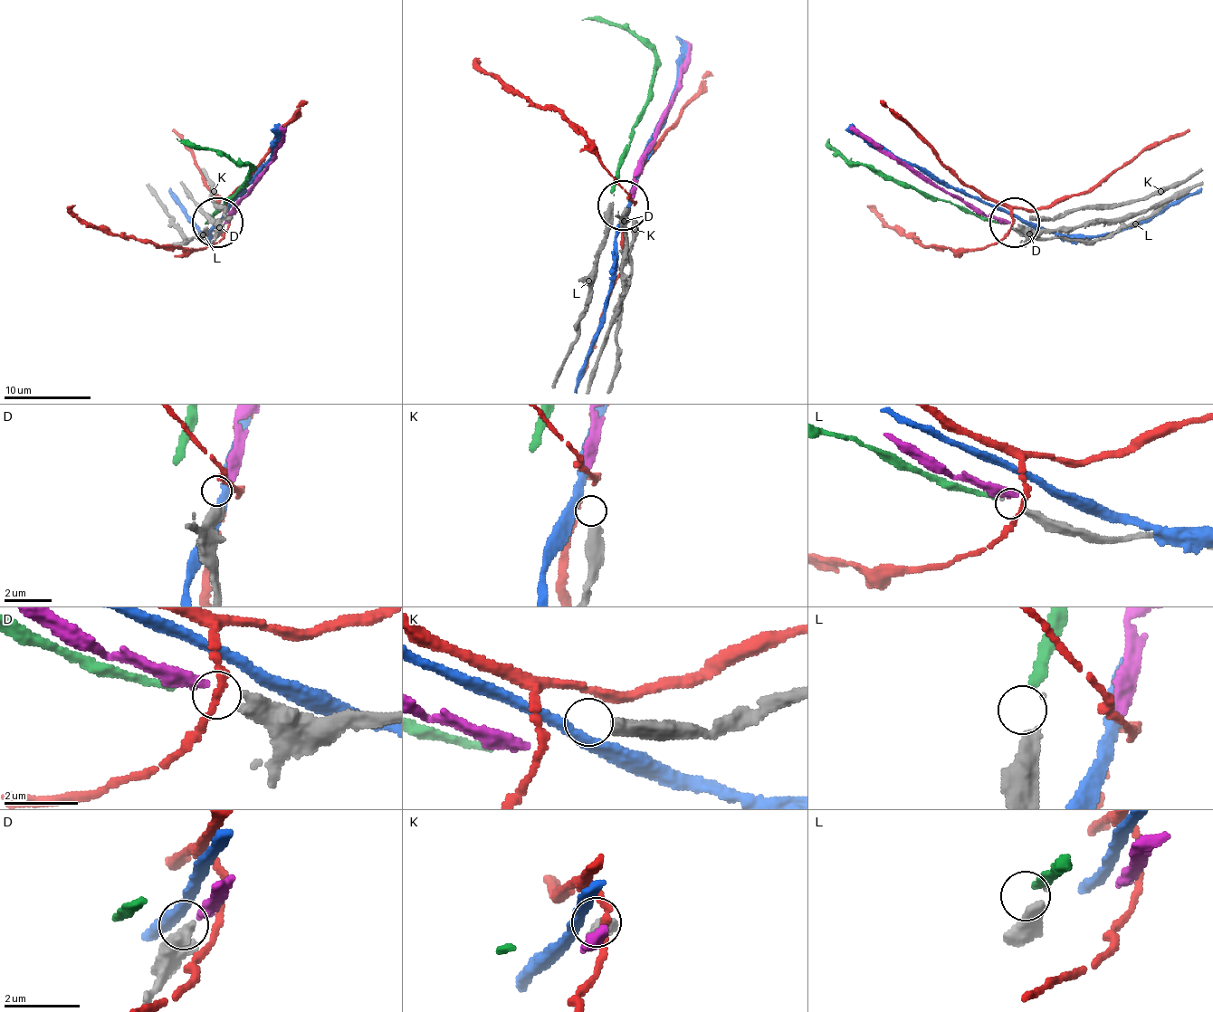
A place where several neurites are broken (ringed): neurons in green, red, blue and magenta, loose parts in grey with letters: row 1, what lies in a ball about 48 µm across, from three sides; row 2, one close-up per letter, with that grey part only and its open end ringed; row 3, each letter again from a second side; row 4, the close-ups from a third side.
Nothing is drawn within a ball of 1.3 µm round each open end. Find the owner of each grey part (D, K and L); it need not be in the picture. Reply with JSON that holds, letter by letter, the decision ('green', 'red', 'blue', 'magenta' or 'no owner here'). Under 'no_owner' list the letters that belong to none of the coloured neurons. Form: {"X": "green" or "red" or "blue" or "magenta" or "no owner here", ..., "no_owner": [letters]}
{"D": "magenta", "K": "no owner here", "L": "green", "no_owner": ["K"]}

